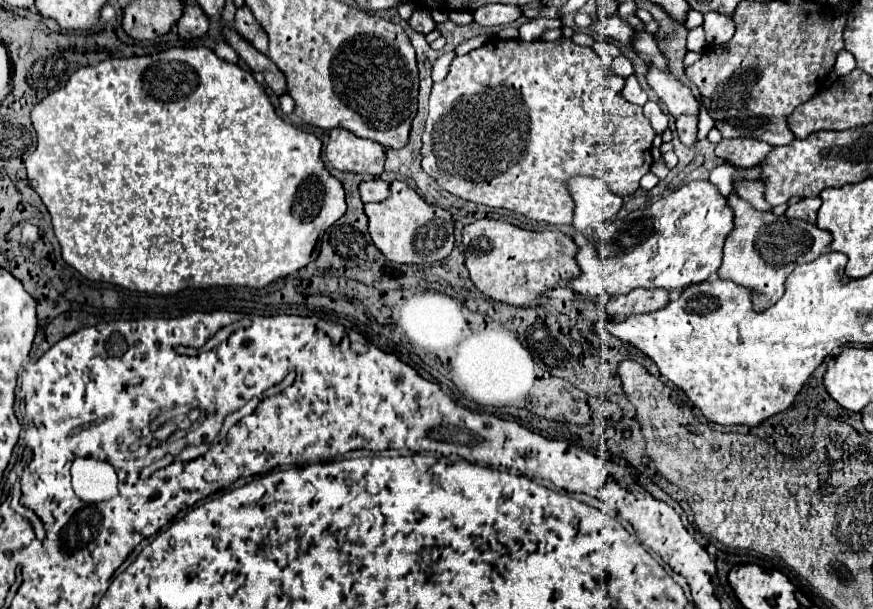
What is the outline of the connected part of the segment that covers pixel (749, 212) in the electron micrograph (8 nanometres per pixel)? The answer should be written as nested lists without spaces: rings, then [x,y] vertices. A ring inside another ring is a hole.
[[[734,192],[728,196],[728,204],[734,210],[736,228],[726,238],[724,256],[718,274],[724,280],[732,280],[740,286],[756,290],[760,298],[756,300],[758,304],[756,308],[760,310],[774,304],[784,294],[784,282],[796,266],[816,260],[830,246],[832,234],[820,230],[816,224],[798,218],[760,212],[752,208],[748,202],[740,200]]]

